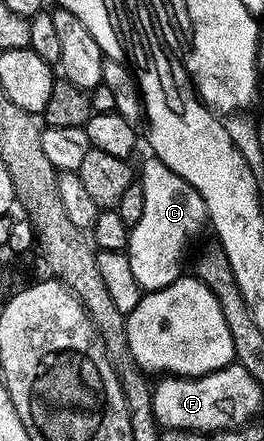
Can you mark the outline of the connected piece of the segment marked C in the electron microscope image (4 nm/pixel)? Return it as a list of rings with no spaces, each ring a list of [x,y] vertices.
[[[148,157],[144,168],[139,168],[138,182],[142,185],[142,193],[146,193],[148,207],[142,213],[142,221],[138,221],[130,229],[126,254],[130,261],[130,273],[134,273],[134,281],[138,281],[141,292],[157,291],[181,278],[180,266],[184,263],[184,254],[192,243],[192,238],[208,223],[208,210],[202,197],[174,169],[167,167],[162,160]]]

